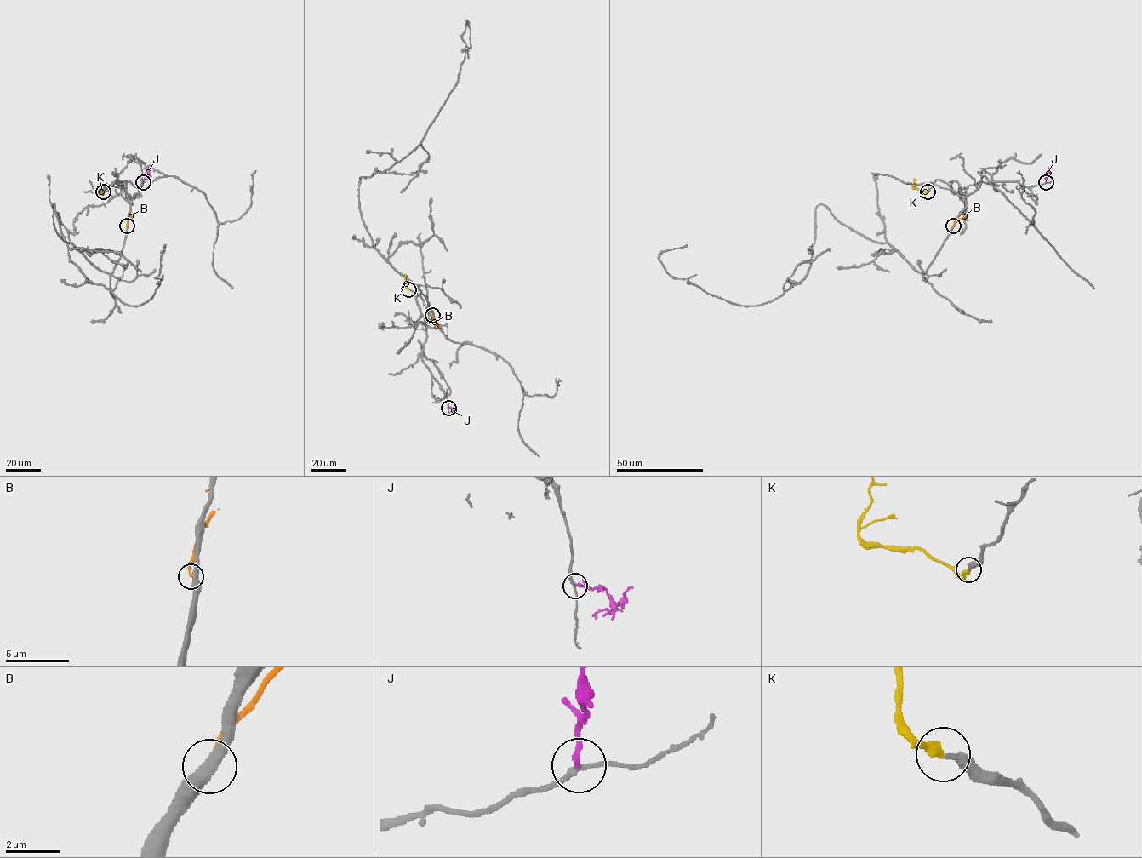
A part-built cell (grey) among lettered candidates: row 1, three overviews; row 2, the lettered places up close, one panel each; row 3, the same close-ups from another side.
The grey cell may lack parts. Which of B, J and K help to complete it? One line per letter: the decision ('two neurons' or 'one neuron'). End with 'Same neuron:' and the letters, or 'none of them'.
B: two neurons
J: two neurons
K: one neuron
Same neuron: K

